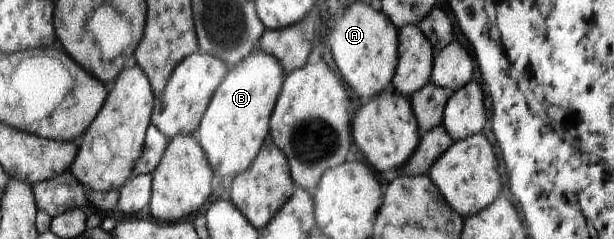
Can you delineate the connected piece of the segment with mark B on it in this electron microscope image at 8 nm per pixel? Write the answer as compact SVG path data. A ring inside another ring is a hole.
M255 46L241 63L228 68L228 70L224 80L214 91L210 104L201 118L198 130L193 134L206 153L216 179L221 179L222 176L236 176L251 167L260 148L269 140L269 122L286 75L281 64L272 55L262 53L258 46Z

